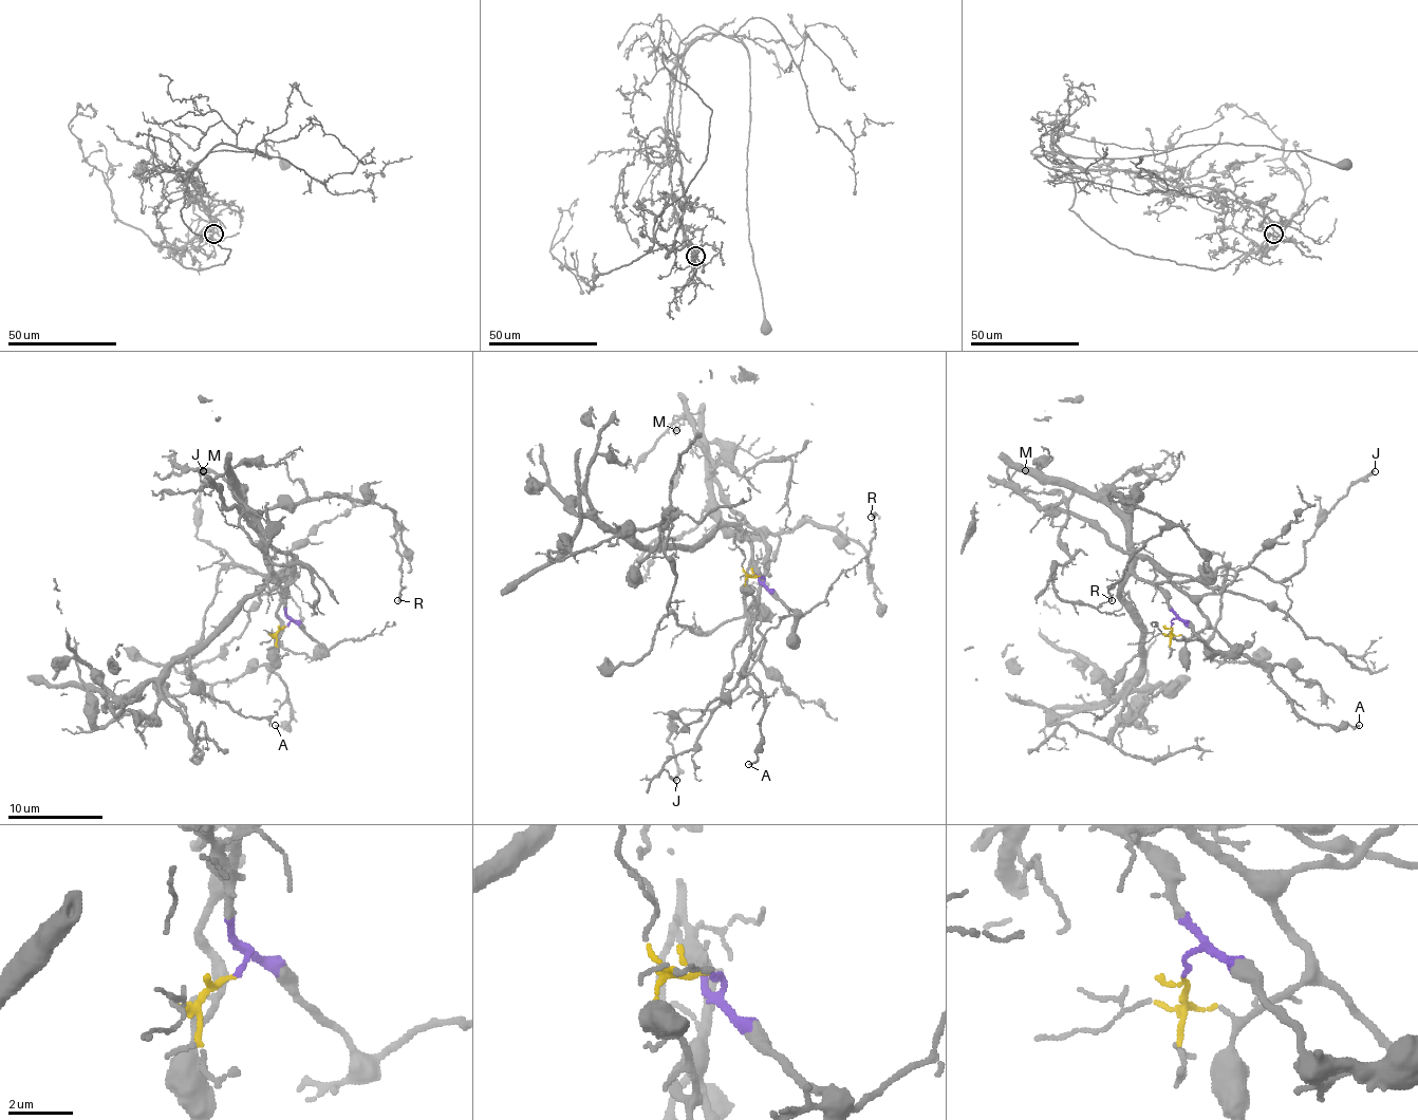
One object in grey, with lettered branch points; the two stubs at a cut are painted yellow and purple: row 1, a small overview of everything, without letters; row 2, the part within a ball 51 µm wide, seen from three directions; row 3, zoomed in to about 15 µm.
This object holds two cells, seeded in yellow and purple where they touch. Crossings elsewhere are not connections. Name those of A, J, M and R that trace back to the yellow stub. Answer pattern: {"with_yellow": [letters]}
{"with_yellow": ["A", "J"]}

